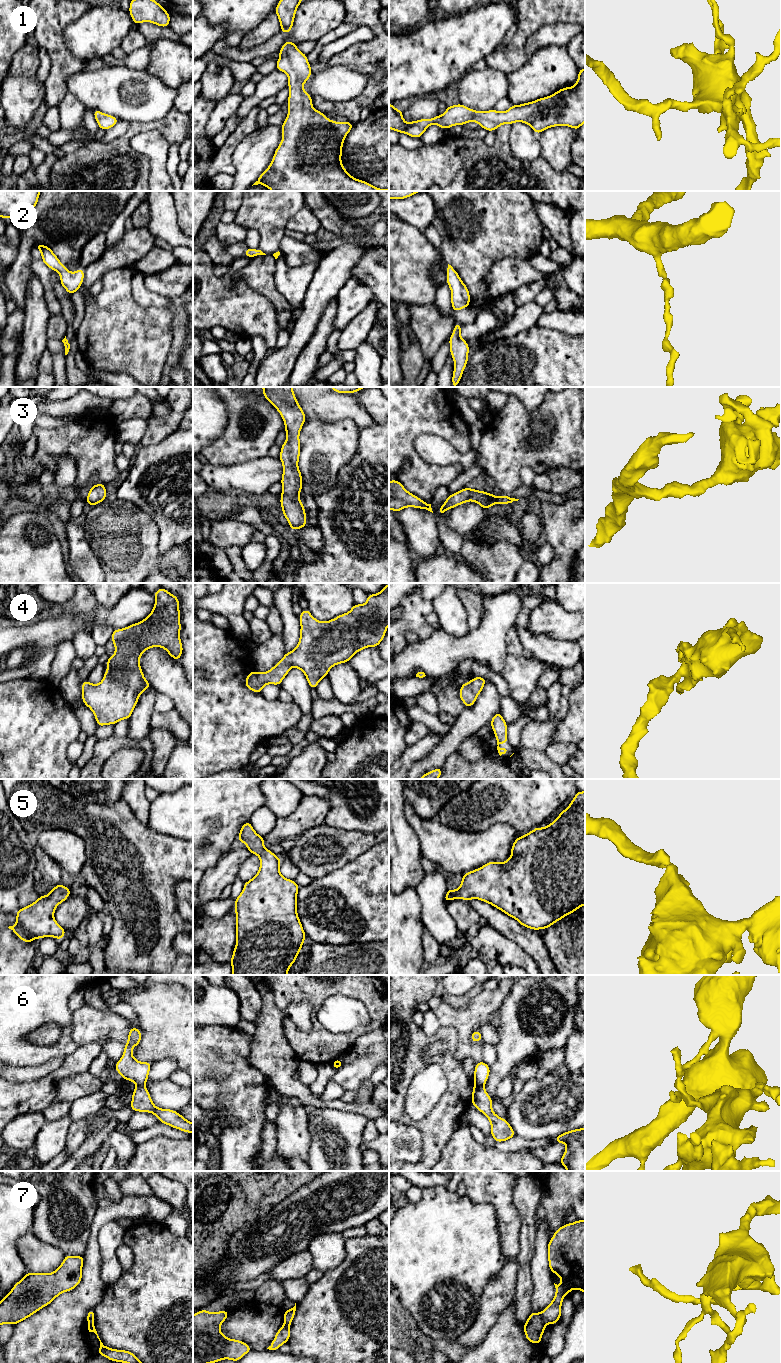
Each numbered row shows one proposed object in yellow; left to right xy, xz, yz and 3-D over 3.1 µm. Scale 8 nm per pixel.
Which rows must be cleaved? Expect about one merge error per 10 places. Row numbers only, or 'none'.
6, 7

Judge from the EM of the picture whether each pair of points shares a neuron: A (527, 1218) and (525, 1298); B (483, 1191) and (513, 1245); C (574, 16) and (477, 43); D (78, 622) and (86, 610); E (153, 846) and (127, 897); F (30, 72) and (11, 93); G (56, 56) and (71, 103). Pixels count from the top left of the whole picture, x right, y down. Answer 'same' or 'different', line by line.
A: same
B: same
C: different
D: different
E: same
F: different
G: different

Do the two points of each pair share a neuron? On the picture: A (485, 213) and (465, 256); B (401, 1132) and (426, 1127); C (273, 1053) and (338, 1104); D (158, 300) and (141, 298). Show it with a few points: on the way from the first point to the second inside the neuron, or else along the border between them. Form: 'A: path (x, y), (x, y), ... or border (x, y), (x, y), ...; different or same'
A: path (478, 224), (471, 245); same
B: border (399, 1121), (411, 1124), (421, 1132), (423, 1151); different
C: path (280, 1072), (310, 1100), (315, 1100), (319, 1103); same
D: path (154, 300), (145, 298); same

